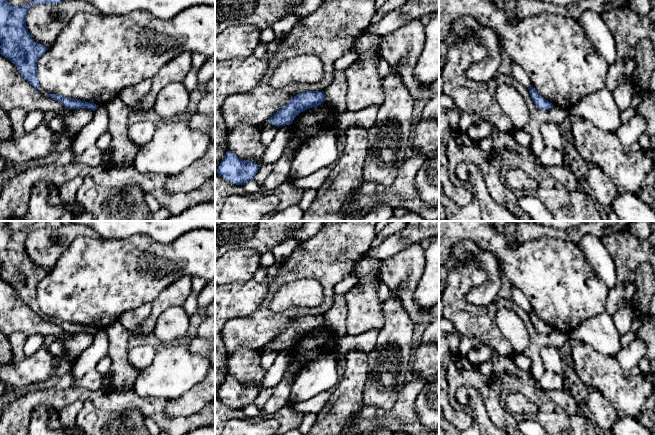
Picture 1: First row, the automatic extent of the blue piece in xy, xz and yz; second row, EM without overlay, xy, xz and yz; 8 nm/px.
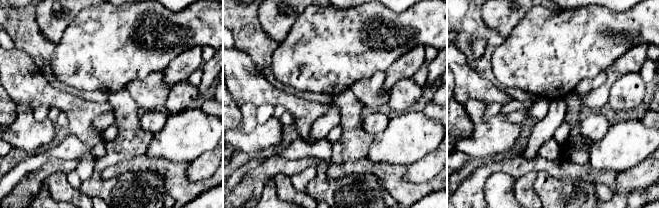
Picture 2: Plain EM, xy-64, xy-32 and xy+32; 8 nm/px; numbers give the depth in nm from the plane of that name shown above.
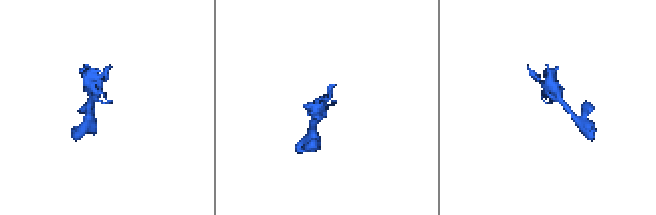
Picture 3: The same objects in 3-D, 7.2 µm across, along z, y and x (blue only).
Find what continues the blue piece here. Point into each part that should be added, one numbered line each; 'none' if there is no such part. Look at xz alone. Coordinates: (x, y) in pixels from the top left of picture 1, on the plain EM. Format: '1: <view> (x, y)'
none

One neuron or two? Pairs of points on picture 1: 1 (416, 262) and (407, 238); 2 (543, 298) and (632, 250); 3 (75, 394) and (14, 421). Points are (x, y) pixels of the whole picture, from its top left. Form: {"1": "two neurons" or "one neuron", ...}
{"1": "two neurons", "2": "two neurons", "3": "one neuron"}

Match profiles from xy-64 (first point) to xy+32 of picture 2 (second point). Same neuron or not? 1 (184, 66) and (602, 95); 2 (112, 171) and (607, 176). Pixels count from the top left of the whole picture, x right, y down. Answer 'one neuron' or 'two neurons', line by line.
1: one neuron
2: one neuron

